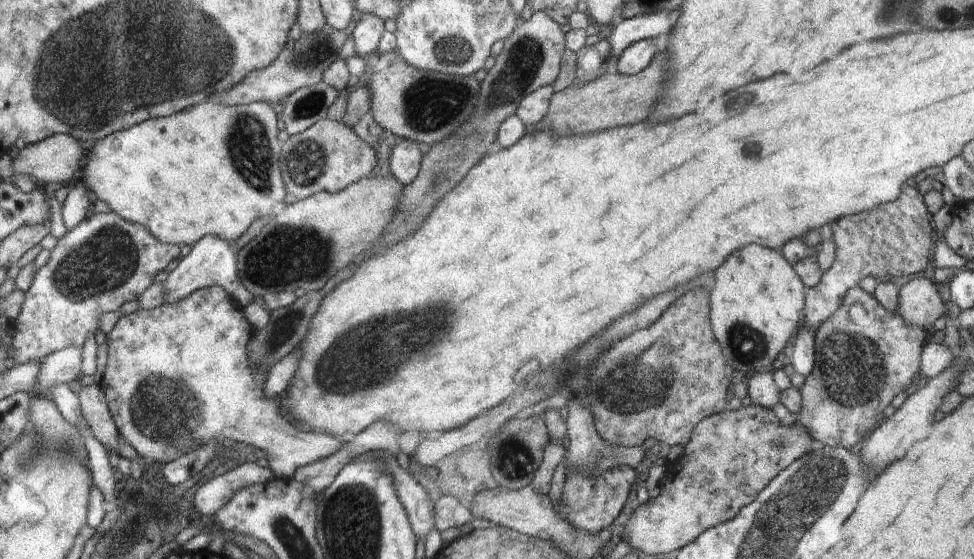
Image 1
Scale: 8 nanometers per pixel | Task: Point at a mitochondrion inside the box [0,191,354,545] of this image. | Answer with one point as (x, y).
(288, 255)

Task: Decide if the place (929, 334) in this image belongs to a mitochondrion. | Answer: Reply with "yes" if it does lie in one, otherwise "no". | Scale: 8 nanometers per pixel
no

